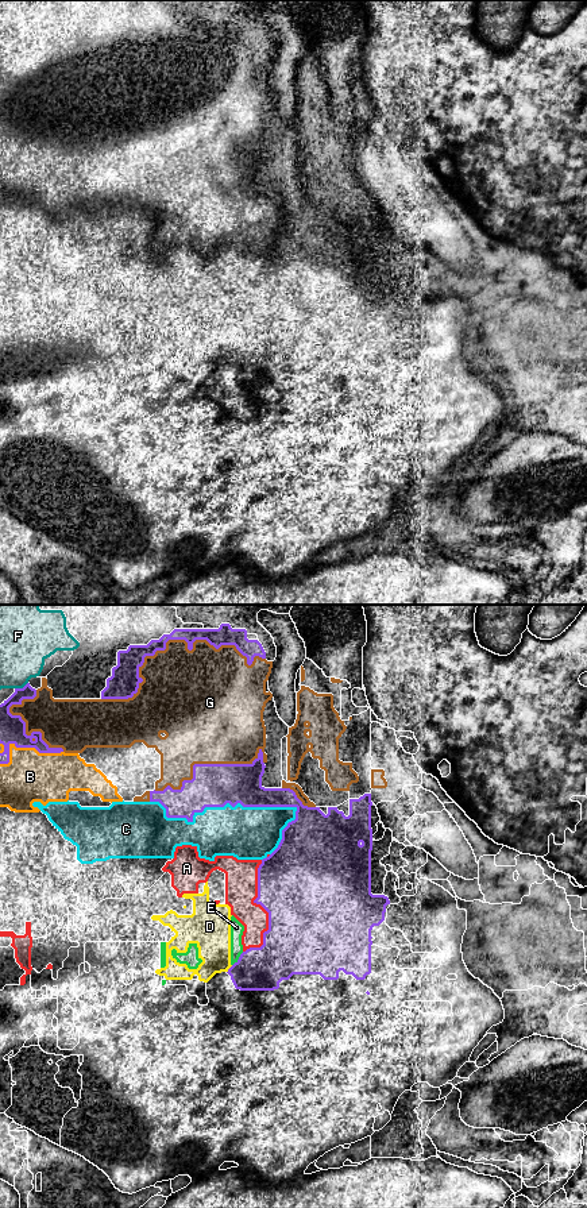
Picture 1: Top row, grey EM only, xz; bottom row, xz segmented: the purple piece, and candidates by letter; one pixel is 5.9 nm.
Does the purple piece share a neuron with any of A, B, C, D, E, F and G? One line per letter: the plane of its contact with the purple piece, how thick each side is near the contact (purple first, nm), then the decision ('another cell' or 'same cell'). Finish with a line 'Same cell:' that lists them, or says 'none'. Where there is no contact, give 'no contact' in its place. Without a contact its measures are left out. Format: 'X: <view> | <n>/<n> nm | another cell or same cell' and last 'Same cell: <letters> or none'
A: xz | 500/190 nm | same cell
B: xz | 160/300 nm | same cell
C: xz | 260/320 nm | same cell
D: xz | 260/220 nm | same cell
E: xz | 260/80 nm | same cell
F: xz | 160/280 nm | same cell
G: xz | 110/400 nm | same cell
Same cell: A, B, C, D, E, F, G

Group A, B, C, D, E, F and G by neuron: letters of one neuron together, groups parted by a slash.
A B C D E F G

